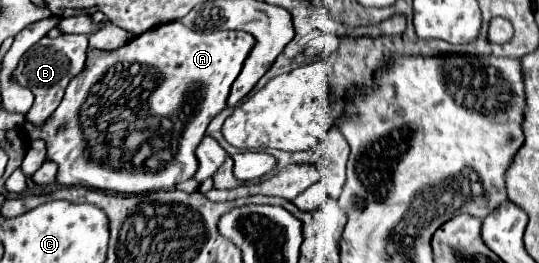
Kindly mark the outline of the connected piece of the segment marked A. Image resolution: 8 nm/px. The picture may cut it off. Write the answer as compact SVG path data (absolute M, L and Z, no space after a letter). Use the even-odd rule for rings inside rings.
M164 23L134 37L120 49L88 49L82 73L70 81L58 109L42 125L26 121L25 131L31 140L44 139L48 143L48 159L58 163L59 184L108 189L122 195L172 189L198 171L194 151L210 121L226 107L230 87L254 43L256 39L244 31L198 33L182 23ZM60 123L66 123L66 129L60 131Z

